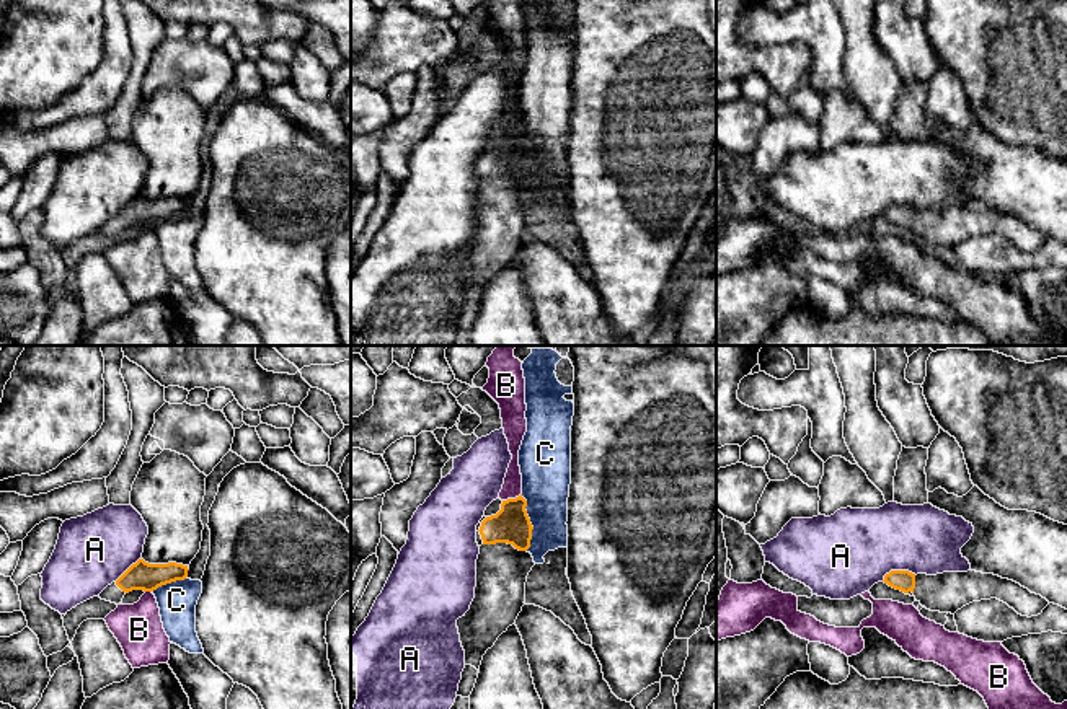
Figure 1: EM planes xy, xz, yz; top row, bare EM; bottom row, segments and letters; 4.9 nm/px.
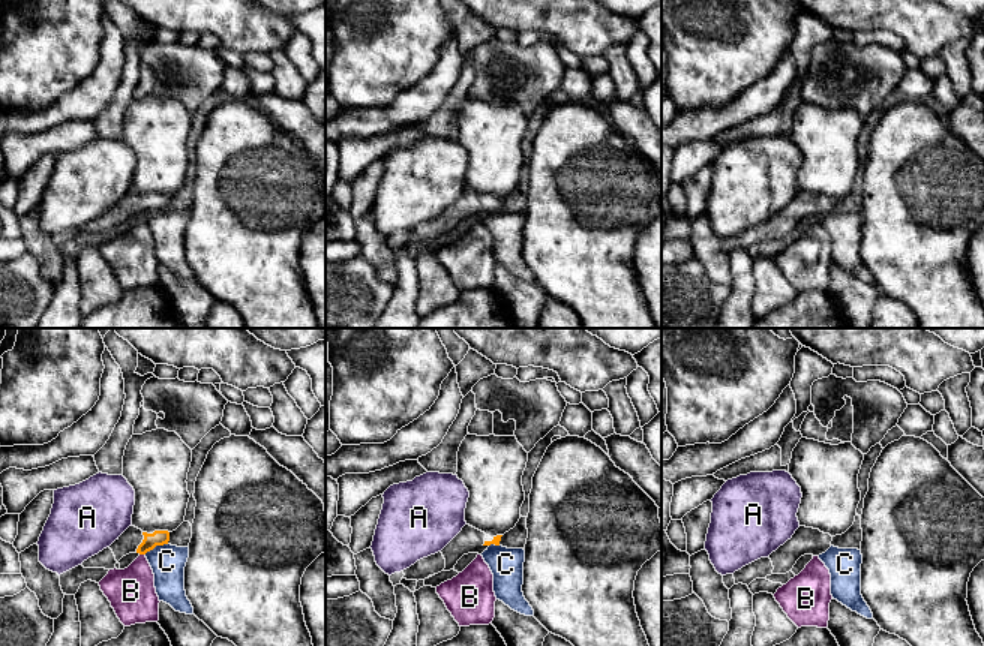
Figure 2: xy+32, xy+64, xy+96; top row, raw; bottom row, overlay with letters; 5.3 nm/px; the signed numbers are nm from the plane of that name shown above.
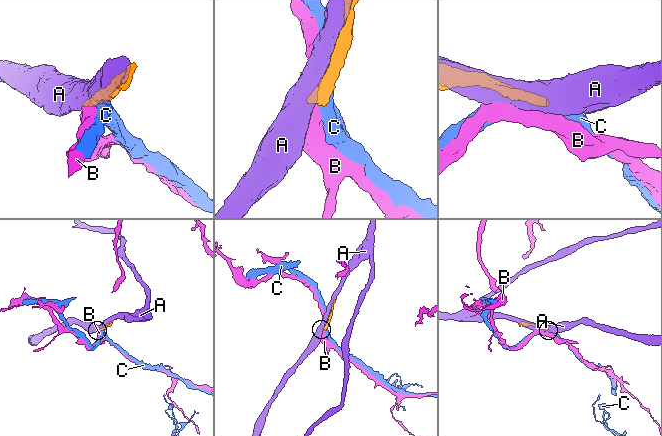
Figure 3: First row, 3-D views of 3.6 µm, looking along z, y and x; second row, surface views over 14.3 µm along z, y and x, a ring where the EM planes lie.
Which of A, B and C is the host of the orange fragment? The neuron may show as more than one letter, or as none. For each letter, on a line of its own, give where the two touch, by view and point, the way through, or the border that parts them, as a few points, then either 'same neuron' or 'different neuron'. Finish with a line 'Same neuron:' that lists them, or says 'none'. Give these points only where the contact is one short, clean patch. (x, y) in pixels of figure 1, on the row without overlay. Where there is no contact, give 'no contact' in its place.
A: yz (898, 206) | different neuron
B: xz (511, 134) | along xz (521, 127), (503, 136) | different neuron
C: xz (529, 157) | different neuron
Same neuron: none

